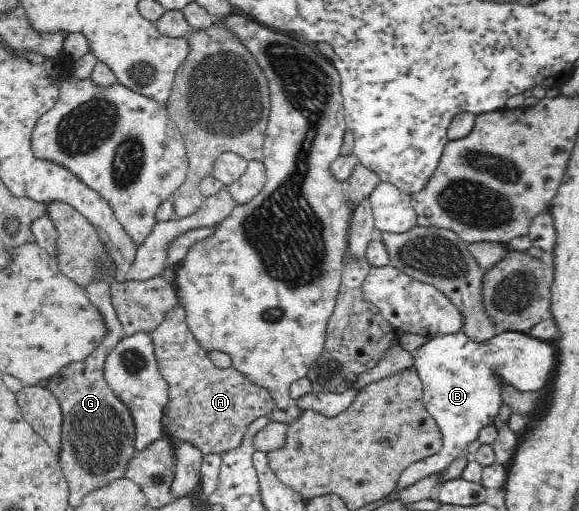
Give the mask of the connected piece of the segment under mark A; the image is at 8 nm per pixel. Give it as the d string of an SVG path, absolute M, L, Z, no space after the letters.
M175 304L165 320L151 331L154 355L168 384L165 431L172 441L191 442L204 454L221 454L241 446L248 426L259 417L269 416L276 407L271 393L253 384L236 368L218 368L199 346L189 330L183 307Z

